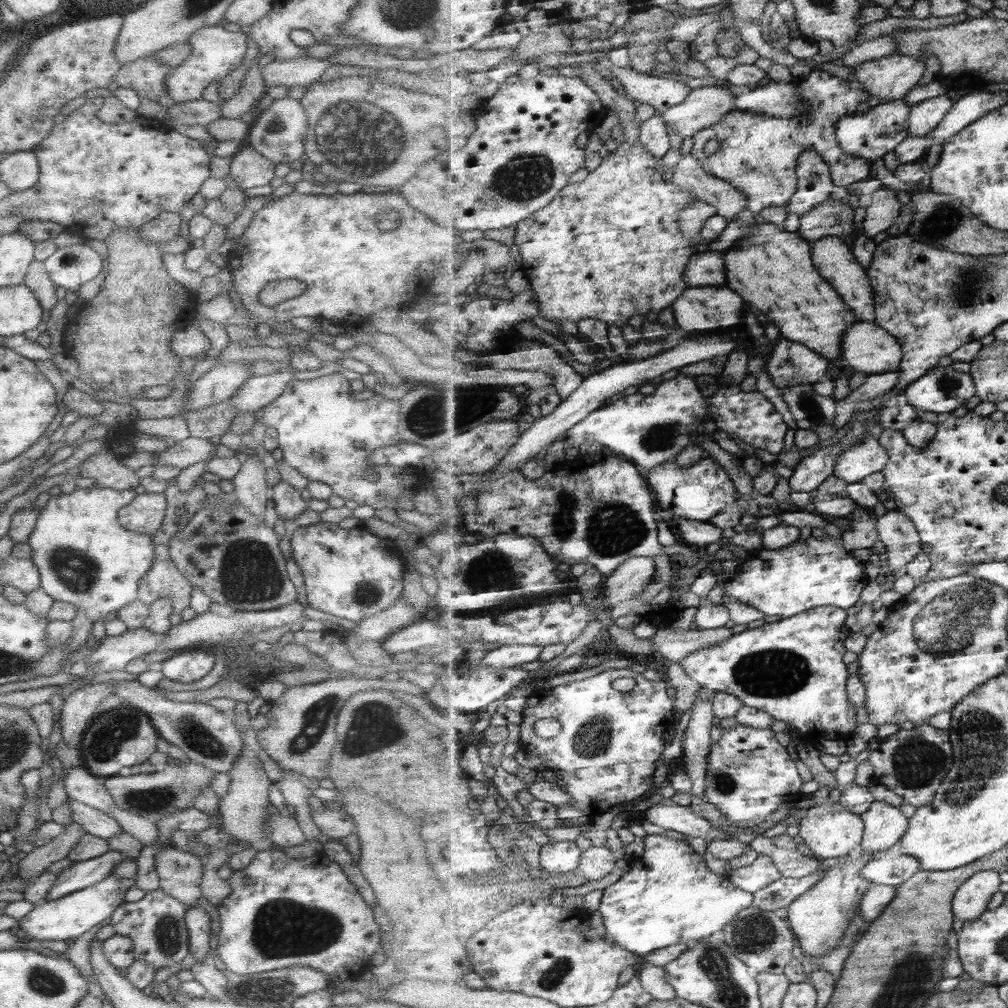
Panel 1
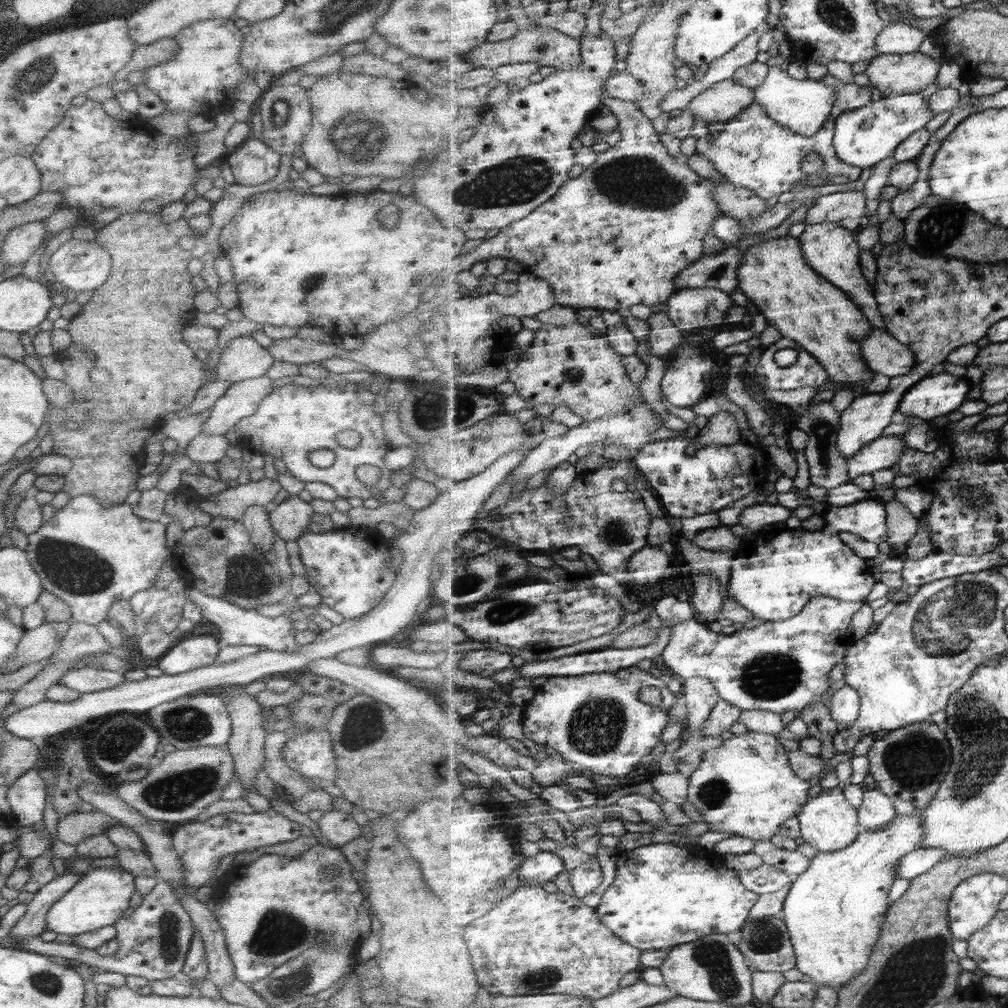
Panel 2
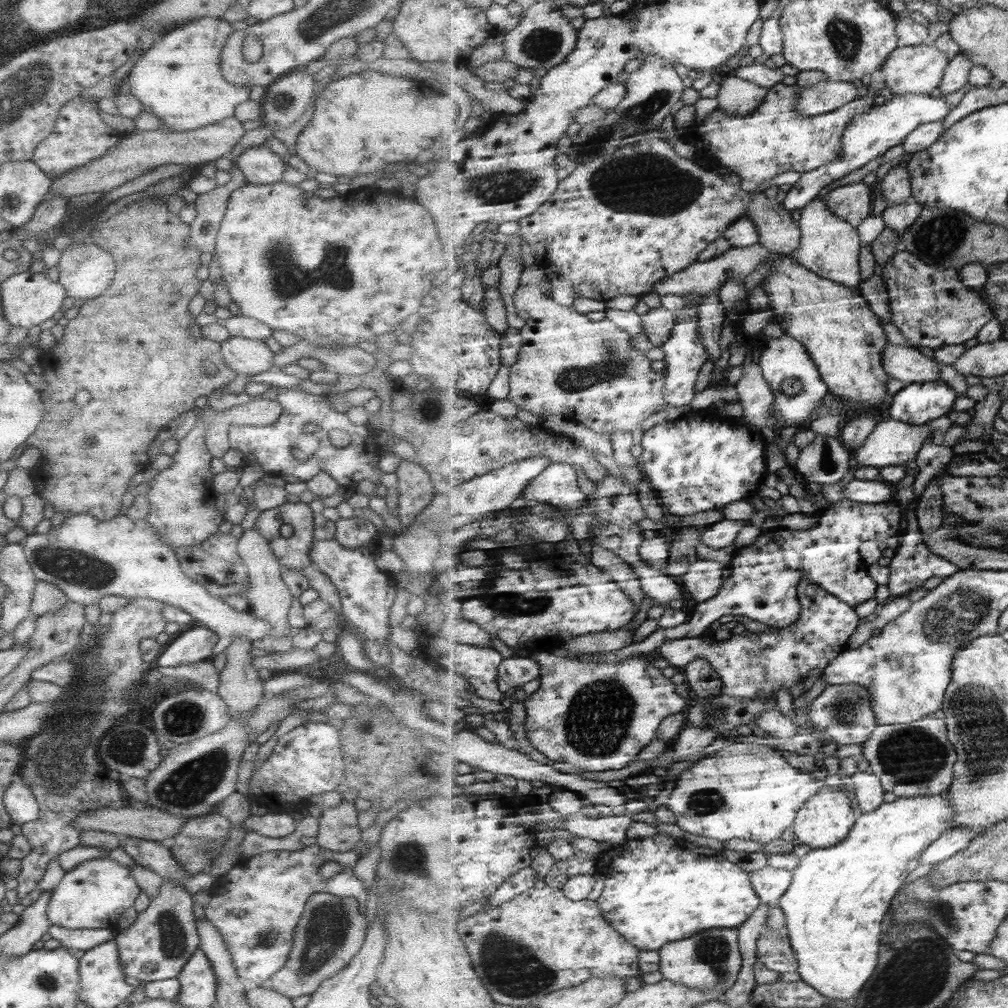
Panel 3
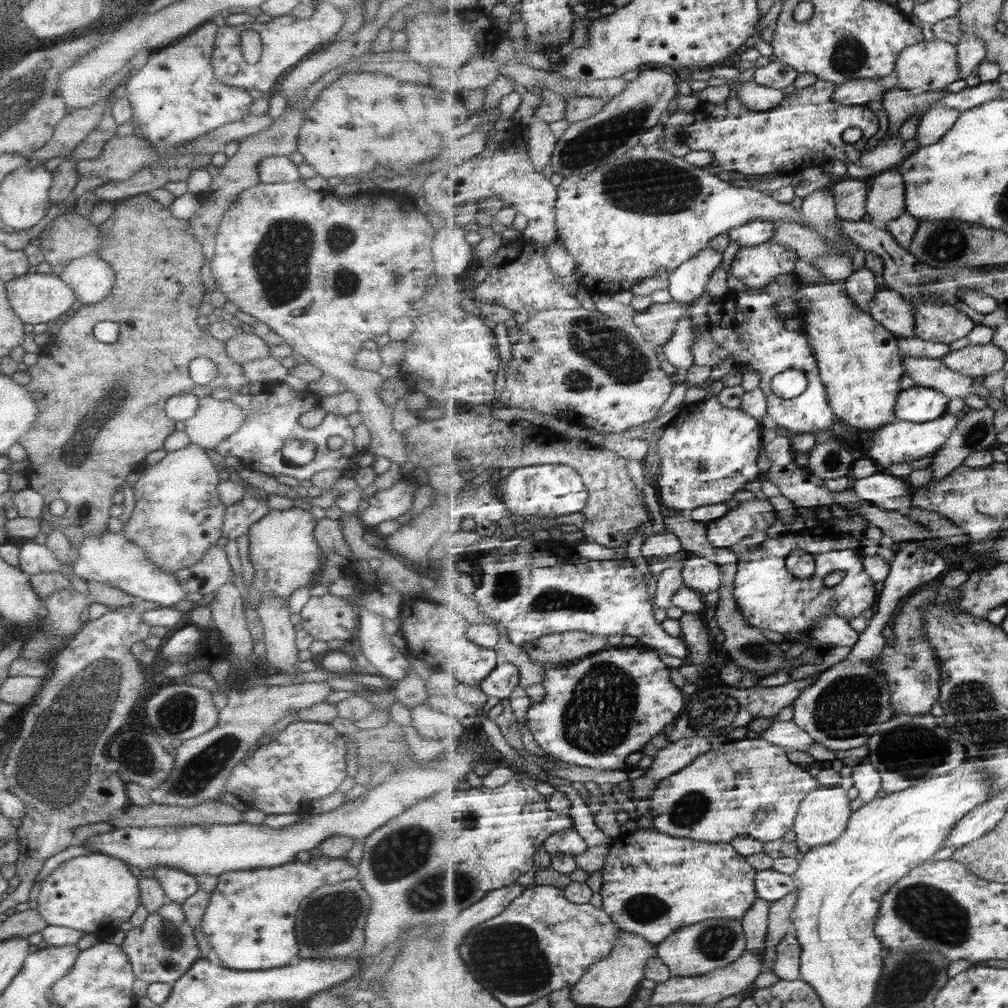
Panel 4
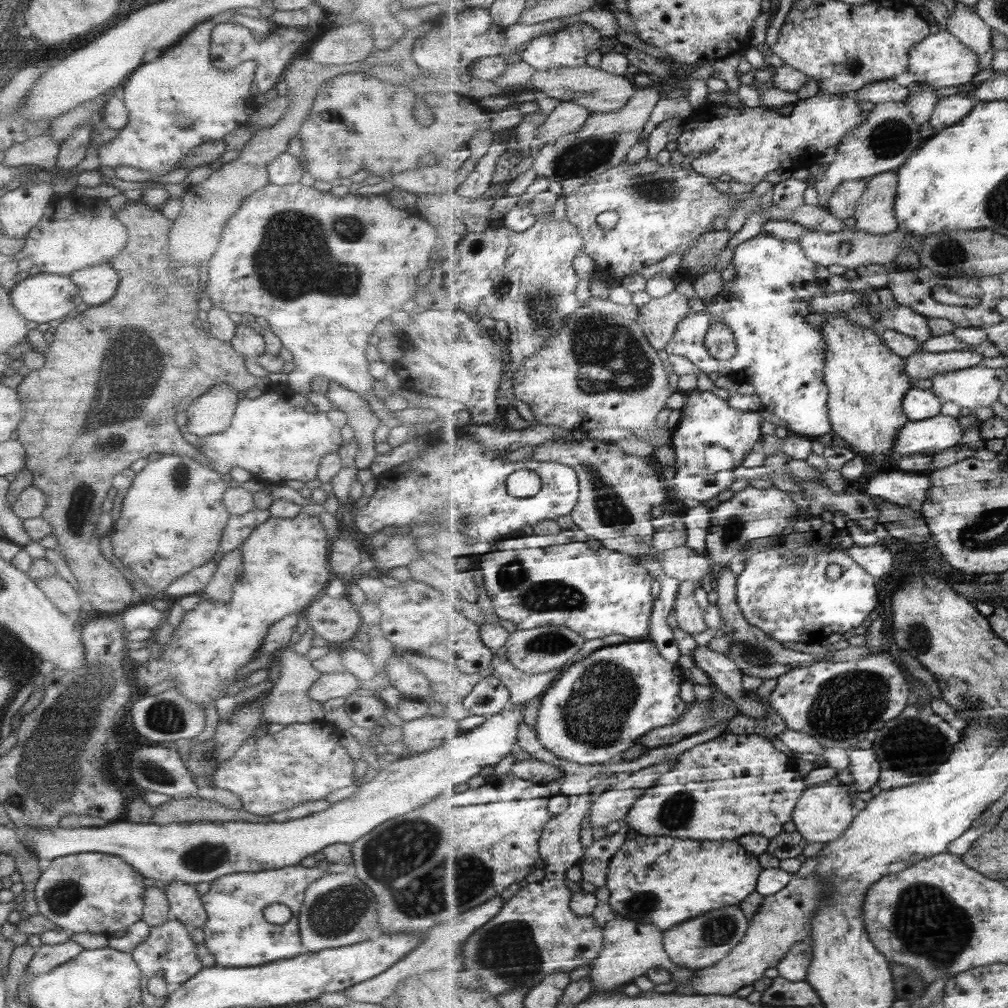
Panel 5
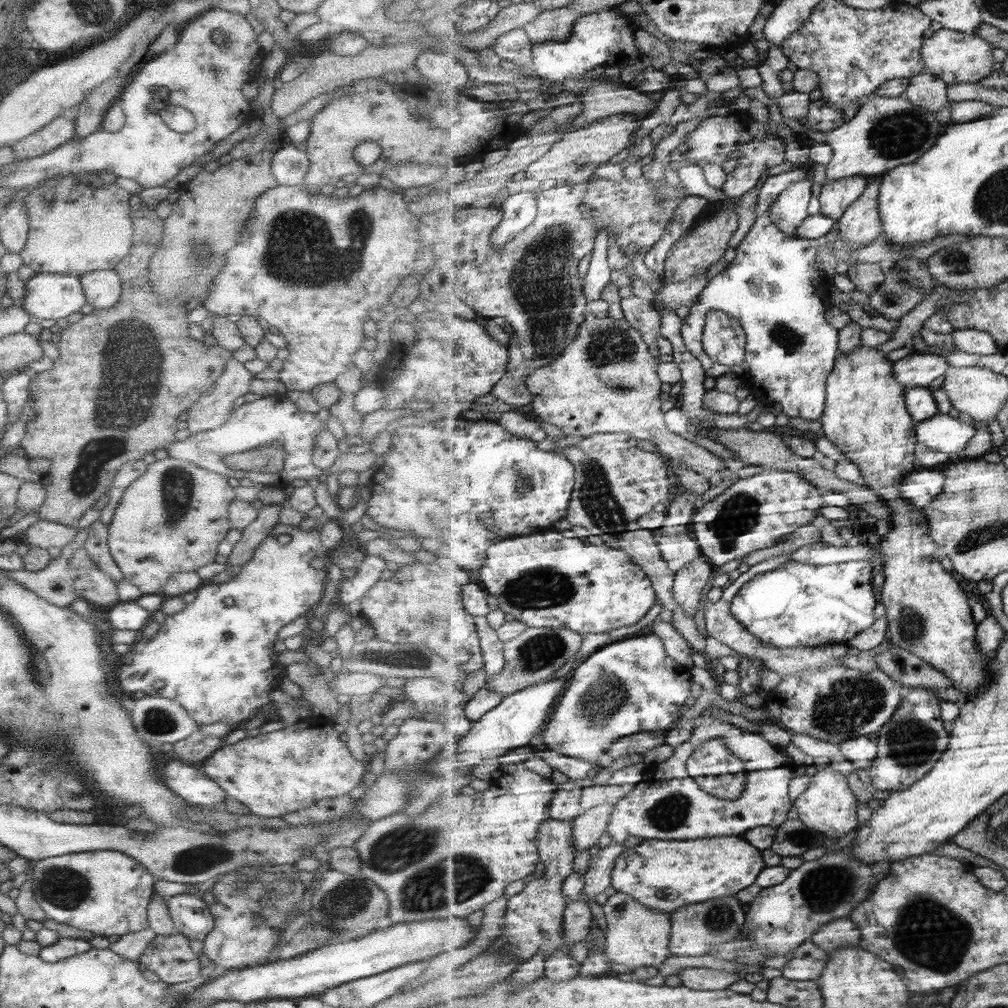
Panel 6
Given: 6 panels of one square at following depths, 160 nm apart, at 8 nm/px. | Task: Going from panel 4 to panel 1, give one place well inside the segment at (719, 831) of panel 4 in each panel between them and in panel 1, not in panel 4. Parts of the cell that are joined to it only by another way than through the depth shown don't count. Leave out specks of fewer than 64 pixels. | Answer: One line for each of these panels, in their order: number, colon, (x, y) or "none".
1: (751, 775)
2: (747, 786)
3: (747, 790)

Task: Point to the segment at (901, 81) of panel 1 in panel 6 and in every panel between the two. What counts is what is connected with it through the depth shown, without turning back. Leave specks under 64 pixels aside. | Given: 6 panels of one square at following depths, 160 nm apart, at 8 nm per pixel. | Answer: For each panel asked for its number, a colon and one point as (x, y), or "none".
2: (898, 74)
3: (920, 69)
4: (930, 65)
5: (941, 60)
6: (957, 57)

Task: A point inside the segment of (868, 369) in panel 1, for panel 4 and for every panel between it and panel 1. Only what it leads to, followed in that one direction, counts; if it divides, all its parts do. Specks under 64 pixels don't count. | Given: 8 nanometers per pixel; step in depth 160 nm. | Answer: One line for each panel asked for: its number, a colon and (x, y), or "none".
2: (886, 355)
3: (907, 363)
4: (930, 372)

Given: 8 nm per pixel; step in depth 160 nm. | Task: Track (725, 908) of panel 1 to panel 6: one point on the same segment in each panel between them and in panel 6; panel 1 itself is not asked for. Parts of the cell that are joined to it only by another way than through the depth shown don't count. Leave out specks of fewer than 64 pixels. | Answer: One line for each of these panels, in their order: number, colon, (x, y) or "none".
2: (660, 898)
3: (658, 890)
4: (698, 880)
5: (663, 880)
6: (666, 875)

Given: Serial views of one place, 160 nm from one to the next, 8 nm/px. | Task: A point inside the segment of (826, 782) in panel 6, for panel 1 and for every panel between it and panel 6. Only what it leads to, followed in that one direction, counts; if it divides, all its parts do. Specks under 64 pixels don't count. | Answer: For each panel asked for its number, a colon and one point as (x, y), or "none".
1: (829, 829)
2: (828, 822)
3: (826, 819)
4: (824, 815)
5: (825, 811)

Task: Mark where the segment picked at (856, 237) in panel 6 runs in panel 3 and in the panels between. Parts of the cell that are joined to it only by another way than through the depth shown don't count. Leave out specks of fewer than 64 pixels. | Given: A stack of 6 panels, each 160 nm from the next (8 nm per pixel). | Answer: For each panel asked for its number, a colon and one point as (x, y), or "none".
3: (896, 187)
4: (886, 201)
5: (875, 214)

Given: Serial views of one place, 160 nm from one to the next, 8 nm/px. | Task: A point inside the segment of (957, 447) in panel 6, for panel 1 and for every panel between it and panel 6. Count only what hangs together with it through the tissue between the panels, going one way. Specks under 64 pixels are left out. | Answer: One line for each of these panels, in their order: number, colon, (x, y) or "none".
1: (868, 456)
2: (884, 453)
3: (895, 443)
4: (901, 441)
5: (936, 434)

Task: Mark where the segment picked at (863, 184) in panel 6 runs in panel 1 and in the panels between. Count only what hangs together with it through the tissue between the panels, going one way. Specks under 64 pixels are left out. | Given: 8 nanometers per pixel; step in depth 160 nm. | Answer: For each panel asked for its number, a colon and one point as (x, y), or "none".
1: (832, 218)
2: (846, 209)
3: (853, 203)
4: (851, 195)
5: (843, 205)

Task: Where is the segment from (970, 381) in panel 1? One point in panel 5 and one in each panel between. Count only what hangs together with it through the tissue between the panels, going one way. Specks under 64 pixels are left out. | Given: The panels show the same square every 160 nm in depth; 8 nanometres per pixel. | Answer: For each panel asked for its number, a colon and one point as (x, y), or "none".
2: (933, 396)
3: (918, 403)
4: (920, 404)
5: (919, 404)

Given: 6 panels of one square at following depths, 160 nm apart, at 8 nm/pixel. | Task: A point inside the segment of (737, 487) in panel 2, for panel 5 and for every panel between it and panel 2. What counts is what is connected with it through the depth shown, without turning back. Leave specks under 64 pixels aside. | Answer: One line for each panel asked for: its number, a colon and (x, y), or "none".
3: (701, 461)
4: (725, 441)
5: (712, 440)

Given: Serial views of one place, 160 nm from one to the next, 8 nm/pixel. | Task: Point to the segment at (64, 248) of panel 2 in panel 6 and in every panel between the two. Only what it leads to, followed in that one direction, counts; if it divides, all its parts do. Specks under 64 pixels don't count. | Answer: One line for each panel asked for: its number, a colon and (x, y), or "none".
3: (84, 270)
4: (90, 279)
5: (95, 285)
6: (101, 289)

